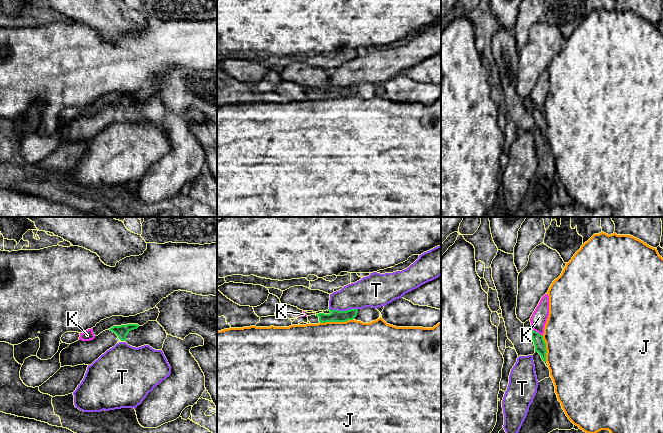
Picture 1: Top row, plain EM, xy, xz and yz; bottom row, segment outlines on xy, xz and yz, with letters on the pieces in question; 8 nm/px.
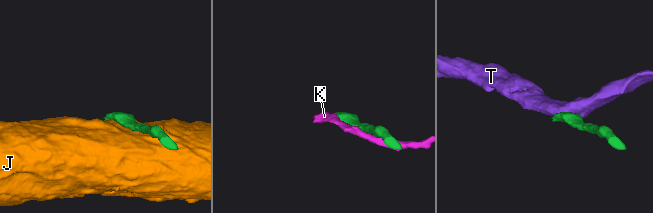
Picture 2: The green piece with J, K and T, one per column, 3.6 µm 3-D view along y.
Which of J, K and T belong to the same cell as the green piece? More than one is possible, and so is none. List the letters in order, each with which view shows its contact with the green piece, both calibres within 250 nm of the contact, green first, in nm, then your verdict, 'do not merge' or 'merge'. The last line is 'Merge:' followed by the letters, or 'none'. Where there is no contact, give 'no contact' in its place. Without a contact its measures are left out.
J: meets green in xz; 100 nm thick on the green side, 500 nm on the other; do not merge
K: meets green in yz; 100 nm thick on the green side, 130 nm on the other; do not merge
T: meets green in xz; 100 nm thick on the green side, 240 nm on the other; do not merge
Merge: none

